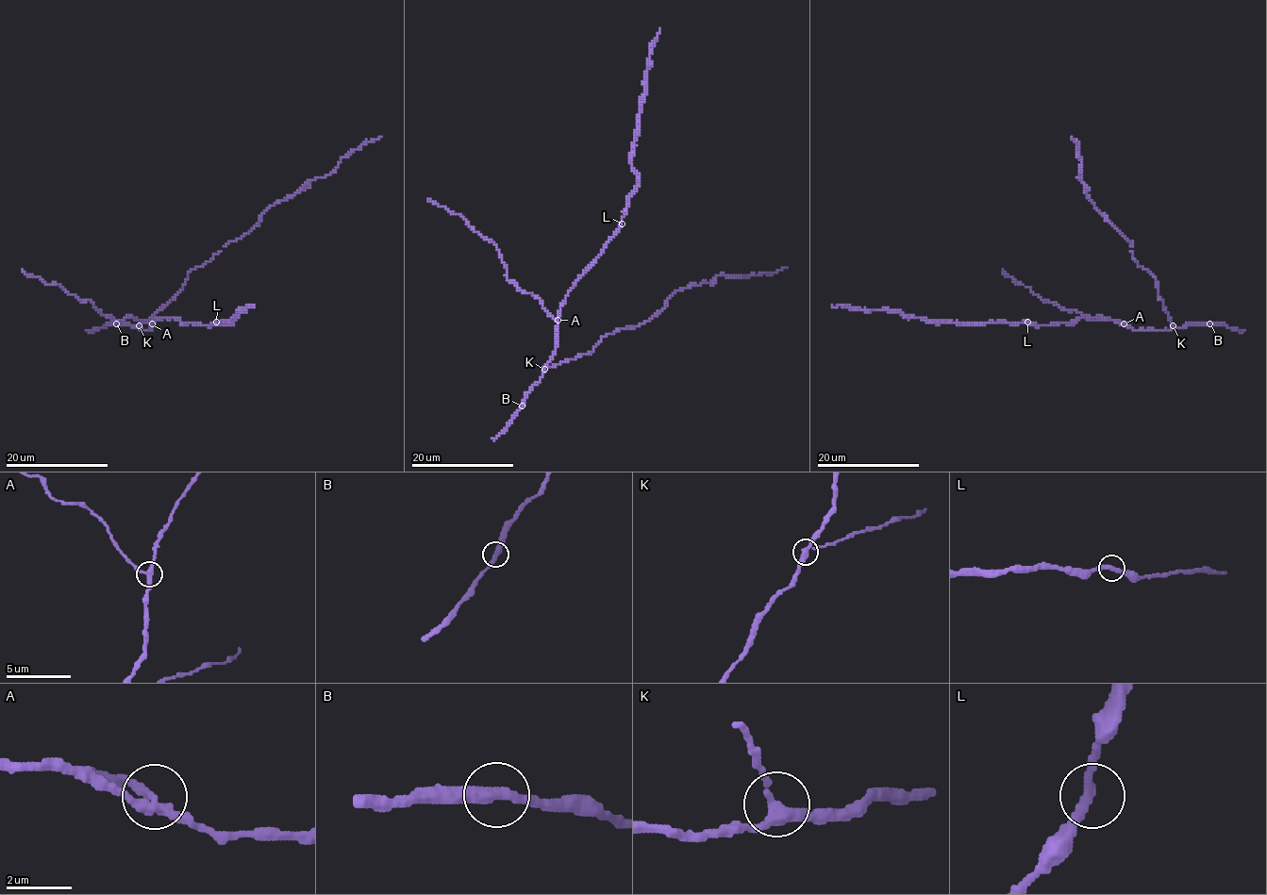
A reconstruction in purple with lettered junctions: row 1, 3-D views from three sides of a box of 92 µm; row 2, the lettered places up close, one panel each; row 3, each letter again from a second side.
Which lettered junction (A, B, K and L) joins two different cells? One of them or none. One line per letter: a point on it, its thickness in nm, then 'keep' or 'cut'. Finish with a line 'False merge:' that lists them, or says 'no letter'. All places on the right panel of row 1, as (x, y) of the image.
A: at (1124, 323); 280 nm thick; cut
B: at (1209, 323); 360 nm thick; keep
K: at (1173, 325); 300 nm thick; keep
L: at (1027, 322); 340 nm thick; keep
False merge: A

